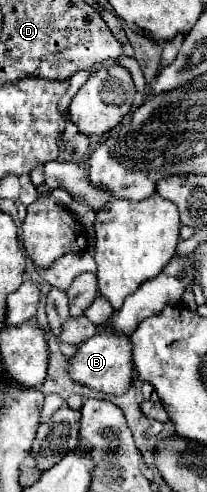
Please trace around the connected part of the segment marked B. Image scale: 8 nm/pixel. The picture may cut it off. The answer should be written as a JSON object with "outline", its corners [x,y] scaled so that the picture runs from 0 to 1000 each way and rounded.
{"outline":[[[473,675],[464,683],[444,683],[435,691],[377,703],[357,728],[338,728],[329,756],[367,776],[425,789],[551,801],[551,805],[599,801],[628,789],[628,780],[657,772],[657,744],[638,736],[628,687],[609,687],[599,679],[551,679],[551,675]]]}

